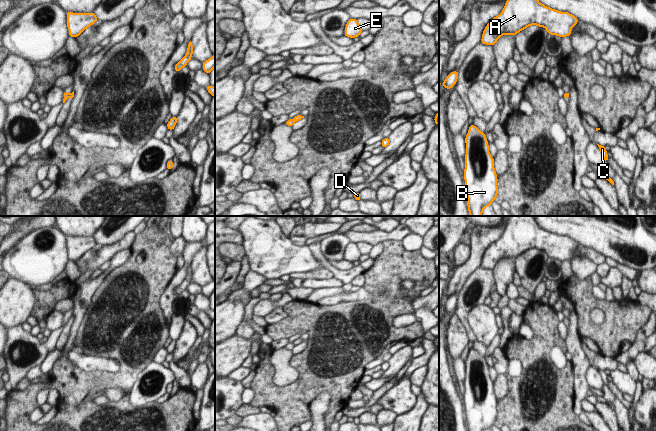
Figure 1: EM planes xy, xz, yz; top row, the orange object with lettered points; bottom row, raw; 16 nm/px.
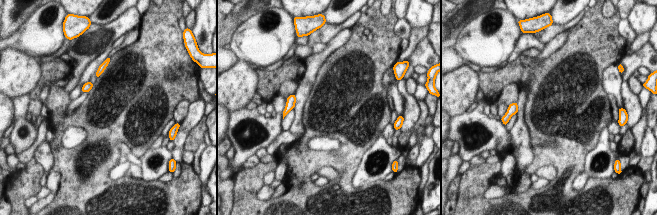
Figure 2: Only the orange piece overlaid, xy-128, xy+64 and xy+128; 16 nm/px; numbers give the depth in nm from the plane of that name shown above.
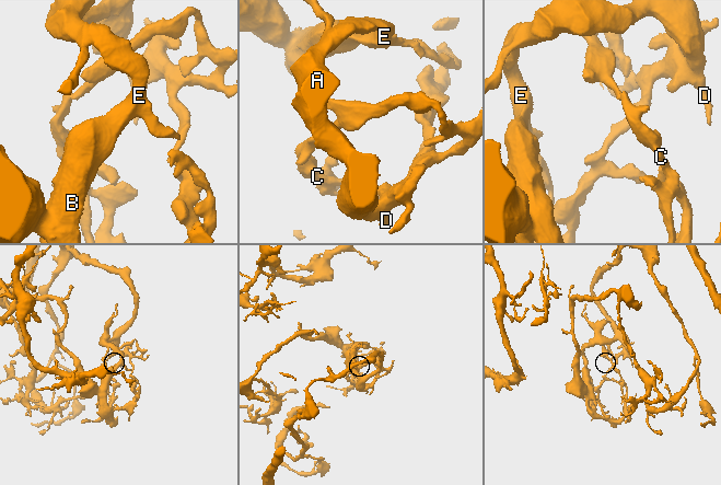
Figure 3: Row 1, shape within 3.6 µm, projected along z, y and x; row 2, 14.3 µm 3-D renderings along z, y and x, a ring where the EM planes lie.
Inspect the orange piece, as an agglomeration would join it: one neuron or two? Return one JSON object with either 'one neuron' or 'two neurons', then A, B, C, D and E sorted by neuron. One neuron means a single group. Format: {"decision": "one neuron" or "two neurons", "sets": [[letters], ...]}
{"decision": "two neurons", "sets": [["A", "B", "D", "E"], ["C"]]}

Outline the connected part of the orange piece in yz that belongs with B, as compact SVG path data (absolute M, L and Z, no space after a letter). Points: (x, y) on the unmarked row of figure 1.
M471 348L465 366L464 403L467 429L468 431L491 430L498 418L498 403L486 359Z

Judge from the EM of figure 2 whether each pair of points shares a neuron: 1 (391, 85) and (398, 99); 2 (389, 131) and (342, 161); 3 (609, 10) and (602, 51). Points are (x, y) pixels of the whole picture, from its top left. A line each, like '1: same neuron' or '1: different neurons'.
1: same neuron
2: different neurons
3: different neurons

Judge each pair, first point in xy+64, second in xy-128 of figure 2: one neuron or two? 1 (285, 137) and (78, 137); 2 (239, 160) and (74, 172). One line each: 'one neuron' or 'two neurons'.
1: one neuron
2: two neurons

